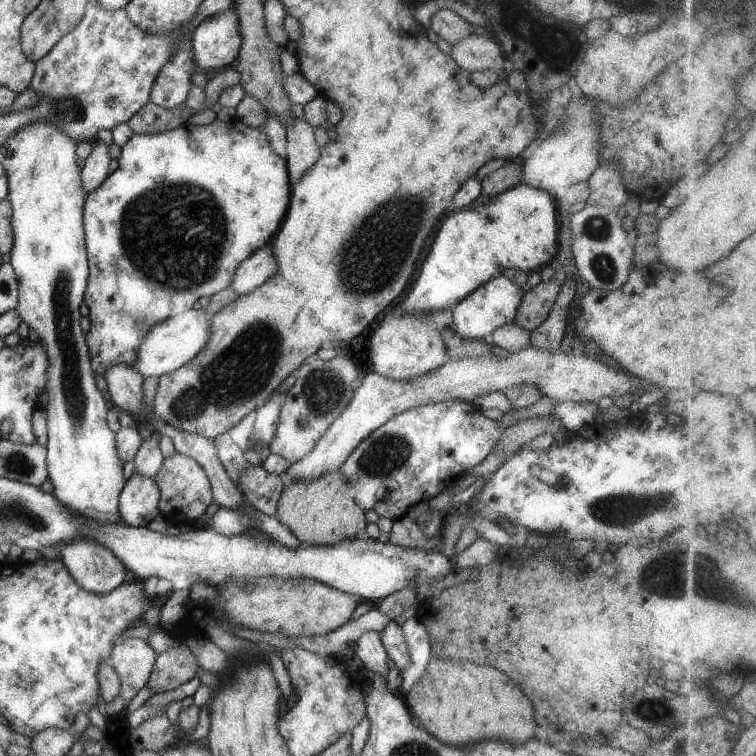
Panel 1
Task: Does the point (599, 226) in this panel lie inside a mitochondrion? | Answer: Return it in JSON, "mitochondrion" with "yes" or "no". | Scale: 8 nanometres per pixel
{"mitochondrion":"yes"}

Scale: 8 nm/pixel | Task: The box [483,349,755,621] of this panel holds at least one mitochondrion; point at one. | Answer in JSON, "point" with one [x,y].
{"point":[670,576]}

